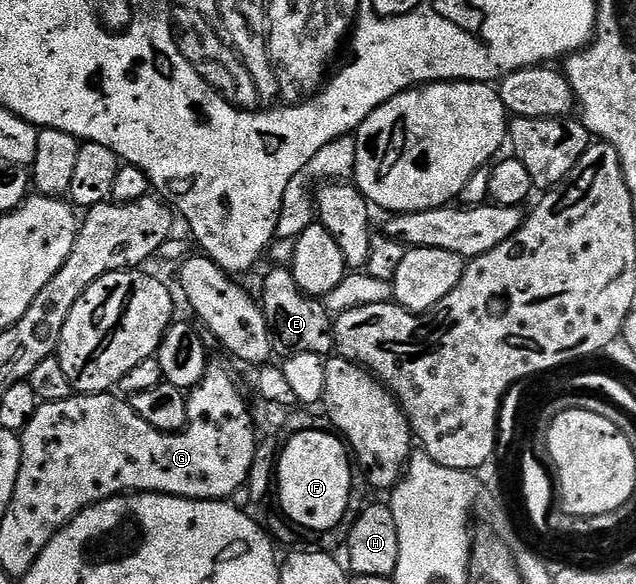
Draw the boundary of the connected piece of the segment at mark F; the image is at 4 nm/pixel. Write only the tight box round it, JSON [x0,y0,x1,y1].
[275,429,354,533]

